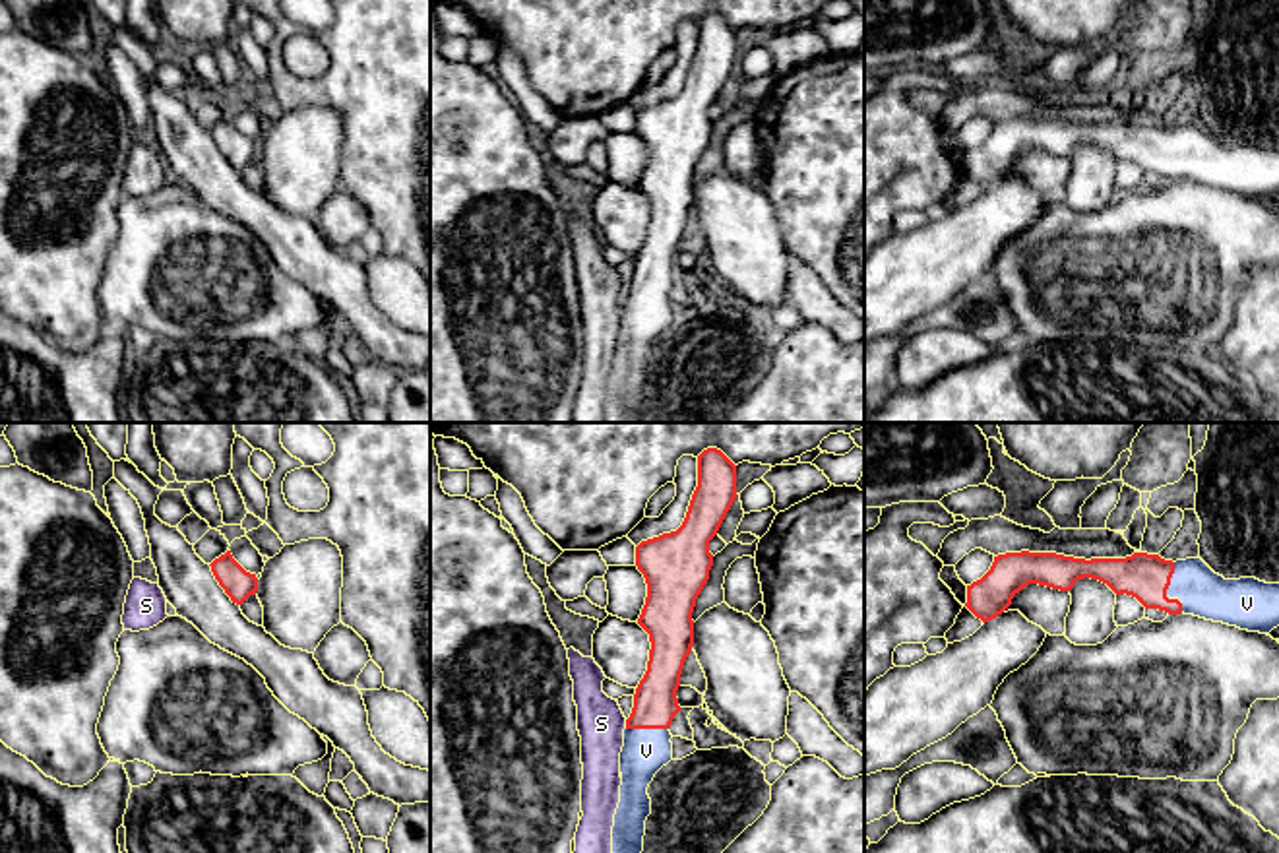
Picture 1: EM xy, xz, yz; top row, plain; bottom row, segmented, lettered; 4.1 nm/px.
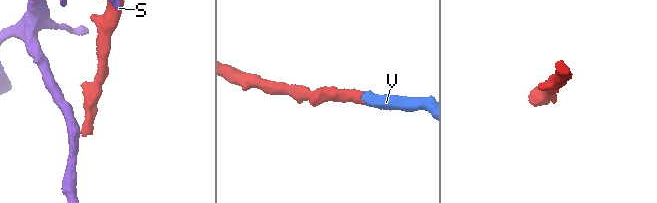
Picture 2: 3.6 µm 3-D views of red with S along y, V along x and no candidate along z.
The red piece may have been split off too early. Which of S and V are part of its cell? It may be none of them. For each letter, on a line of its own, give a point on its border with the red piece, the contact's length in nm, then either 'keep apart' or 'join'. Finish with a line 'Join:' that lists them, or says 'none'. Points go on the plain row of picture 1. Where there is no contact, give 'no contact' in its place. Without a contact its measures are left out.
S: contact xz (626, 289); length 40 nm; keep apart
V: contact yz (1167, 154); length 220 nm; join
Join: V

